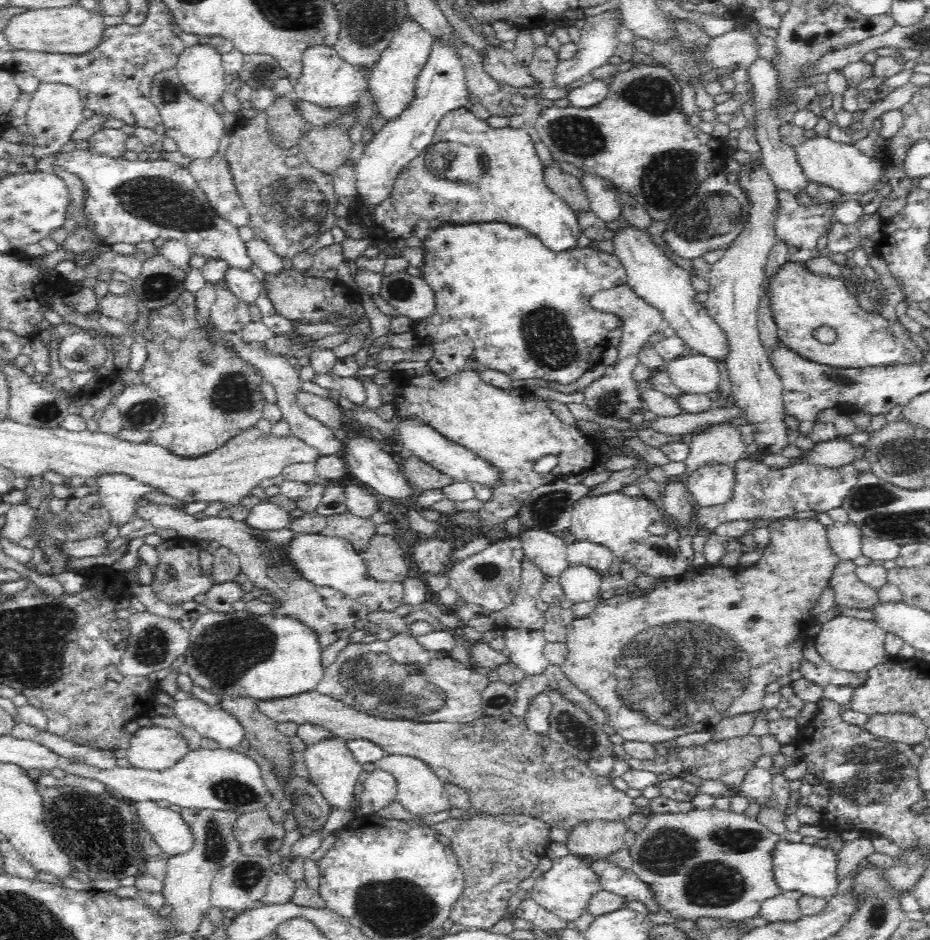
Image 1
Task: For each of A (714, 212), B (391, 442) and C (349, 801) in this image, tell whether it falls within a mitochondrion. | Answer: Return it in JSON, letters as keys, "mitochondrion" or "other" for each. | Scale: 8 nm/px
{"A":"mitochondrion","B":"other","C":"other"}

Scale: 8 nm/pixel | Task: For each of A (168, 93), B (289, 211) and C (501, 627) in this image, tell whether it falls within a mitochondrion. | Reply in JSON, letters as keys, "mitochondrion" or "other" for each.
{"A":"mitochondrion","B":"mitochondrion","C":"other"}

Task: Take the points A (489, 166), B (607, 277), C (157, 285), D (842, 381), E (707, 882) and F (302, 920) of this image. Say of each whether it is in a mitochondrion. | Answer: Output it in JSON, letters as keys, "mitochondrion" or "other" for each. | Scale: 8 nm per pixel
{"A":"mitochondrion","B":"other","C":"mitochondrion","D":"mitochondrion","E":"mitochondrion","F":"other"}

